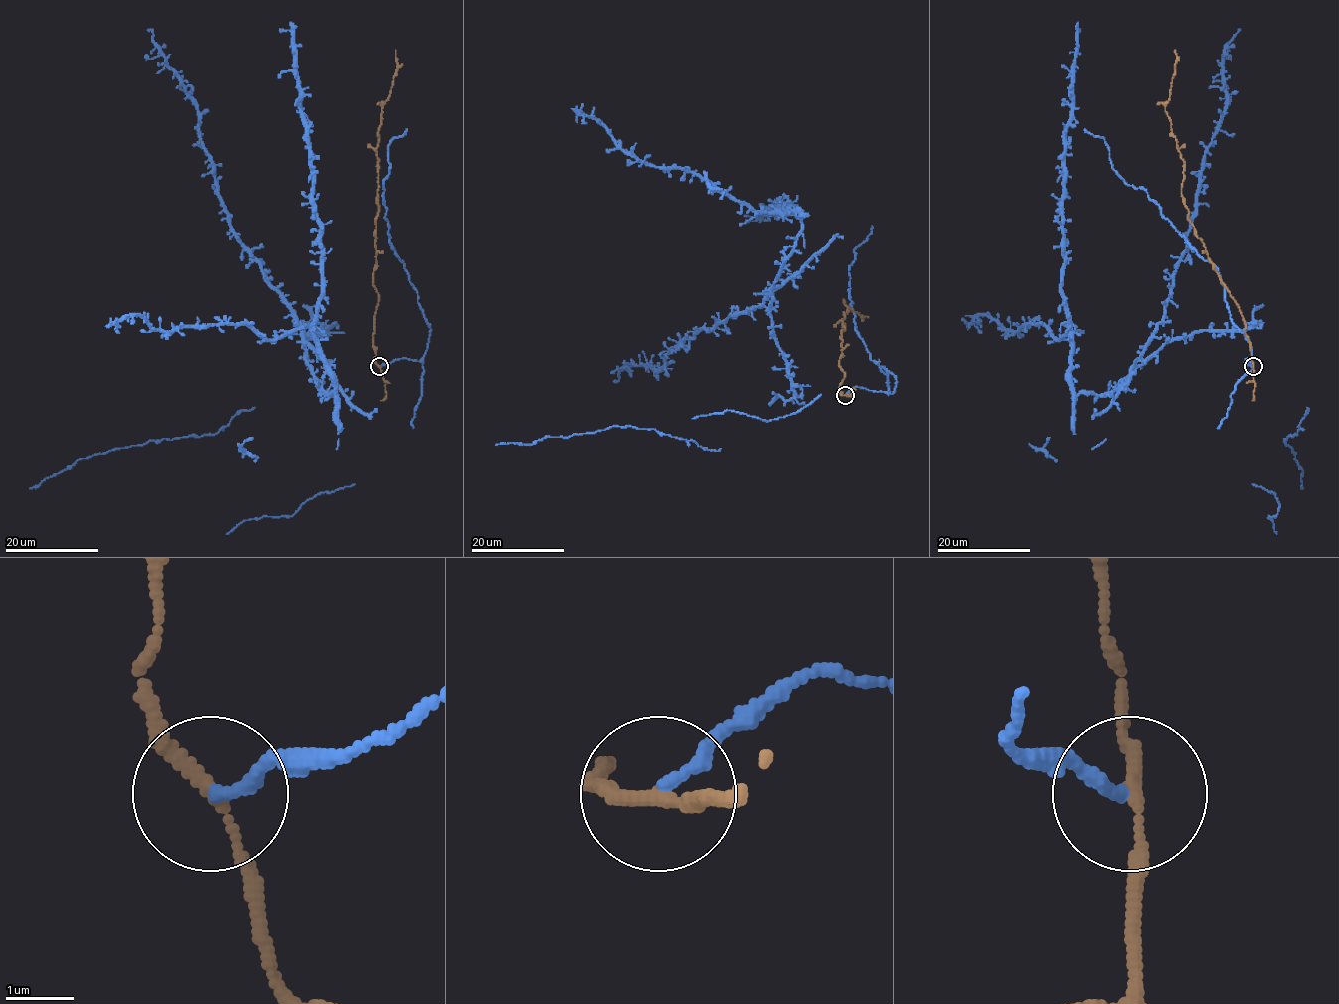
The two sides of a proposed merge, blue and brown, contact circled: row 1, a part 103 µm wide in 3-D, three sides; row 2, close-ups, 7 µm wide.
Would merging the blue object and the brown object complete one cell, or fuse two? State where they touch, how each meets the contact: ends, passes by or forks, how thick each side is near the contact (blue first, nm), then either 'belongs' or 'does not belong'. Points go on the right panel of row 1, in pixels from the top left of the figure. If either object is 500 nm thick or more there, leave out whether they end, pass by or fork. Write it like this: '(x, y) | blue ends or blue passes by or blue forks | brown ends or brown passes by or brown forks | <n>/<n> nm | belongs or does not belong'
(1253, 366) | blue ends | brown passes by | 190/170 nm | does not belong

